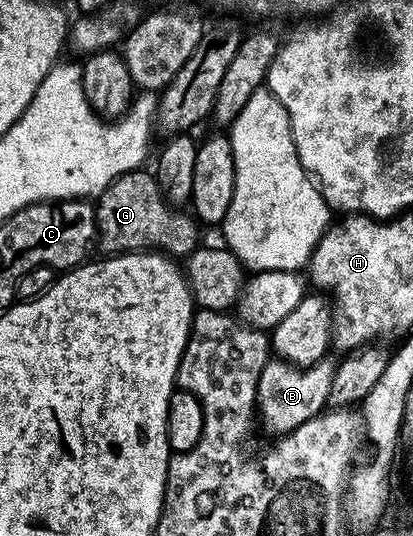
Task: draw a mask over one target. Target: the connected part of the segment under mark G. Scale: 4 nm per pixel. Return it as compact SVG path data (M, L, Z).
M146 171L126 172L97 197L94 210L98 223L97 247L102 247L106 254L157 250L171 258L191 256L200 247L199 221L189 211L172 211L160 190L157 175Z

